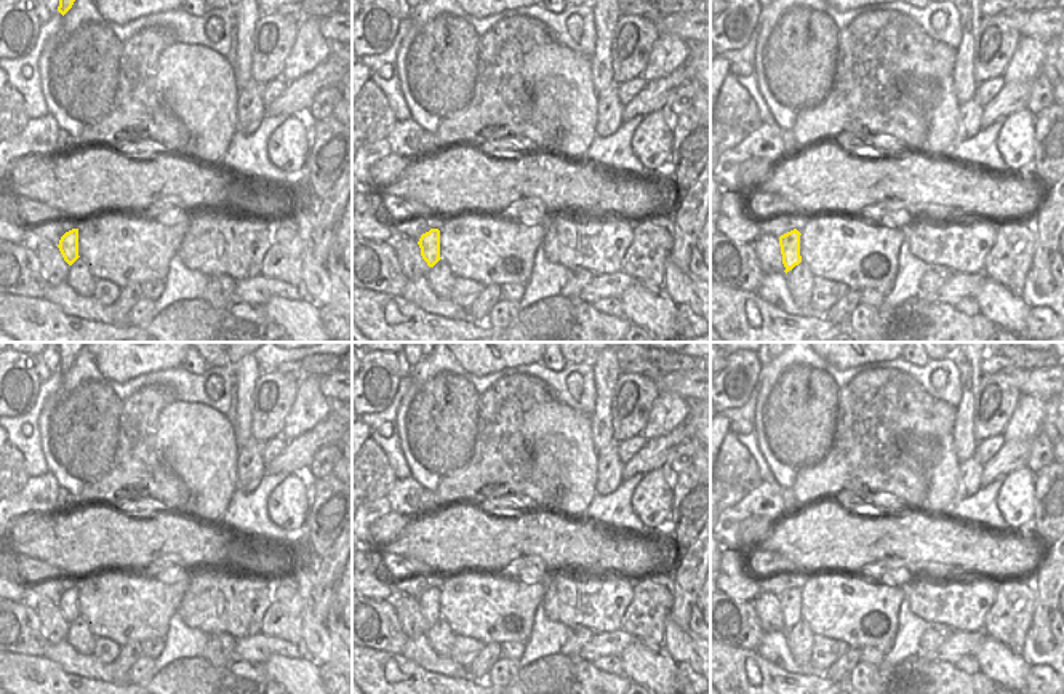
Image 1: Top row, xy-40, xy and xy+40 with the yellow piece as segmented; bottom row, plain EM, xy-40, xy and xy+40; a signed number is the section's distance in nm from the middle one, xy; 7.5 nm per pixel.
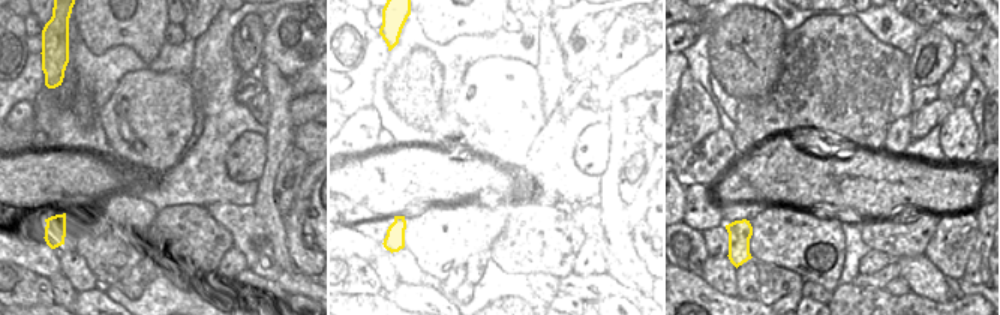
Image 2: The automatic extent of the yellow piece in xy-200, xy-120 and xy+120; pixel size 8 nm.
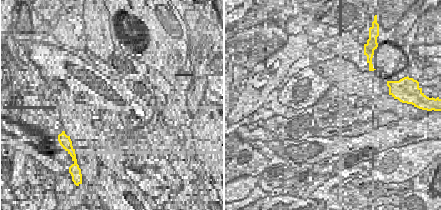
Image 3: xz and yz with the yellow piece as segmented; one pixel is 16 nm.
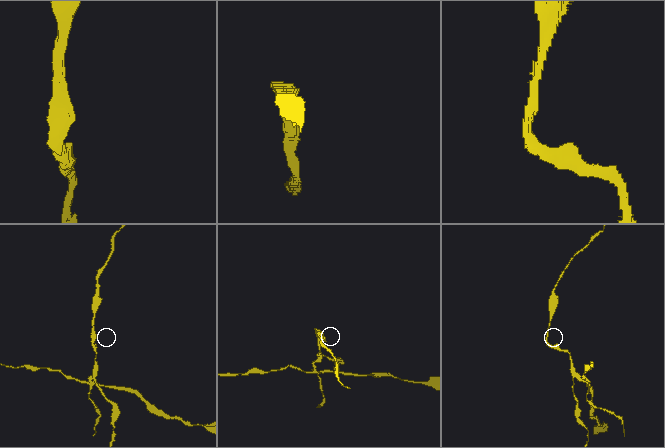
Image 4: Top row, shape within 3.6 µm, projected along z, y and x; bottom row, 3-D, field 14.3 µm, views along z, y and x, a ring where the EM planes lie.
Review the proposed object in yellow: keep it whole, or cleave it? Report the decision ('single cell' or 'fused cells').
single cell

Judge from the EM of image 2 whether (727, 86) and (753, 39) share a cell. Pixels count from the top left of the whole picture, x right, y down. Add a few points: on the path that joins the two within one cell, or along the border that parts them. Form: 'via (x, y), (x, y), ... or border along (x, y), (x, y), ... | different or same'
via (736, 74), (745, 63), (745, 51) | same

